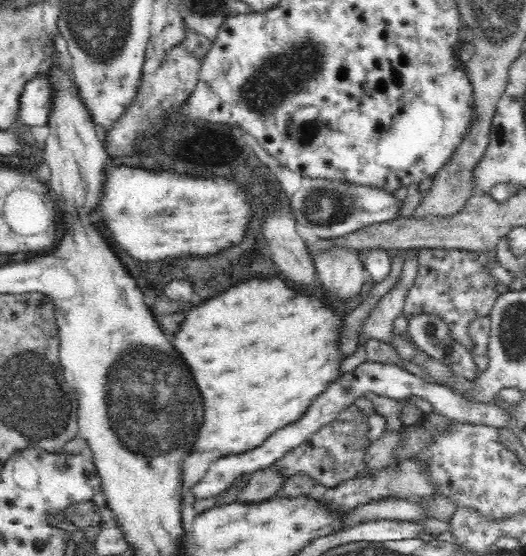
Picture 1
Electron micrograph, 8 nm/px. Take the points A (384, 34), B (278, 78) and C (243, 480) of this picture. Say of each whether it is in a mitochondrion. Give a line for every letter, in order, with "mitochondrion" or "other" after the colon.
A: other
B: mitochondrion
C: other

